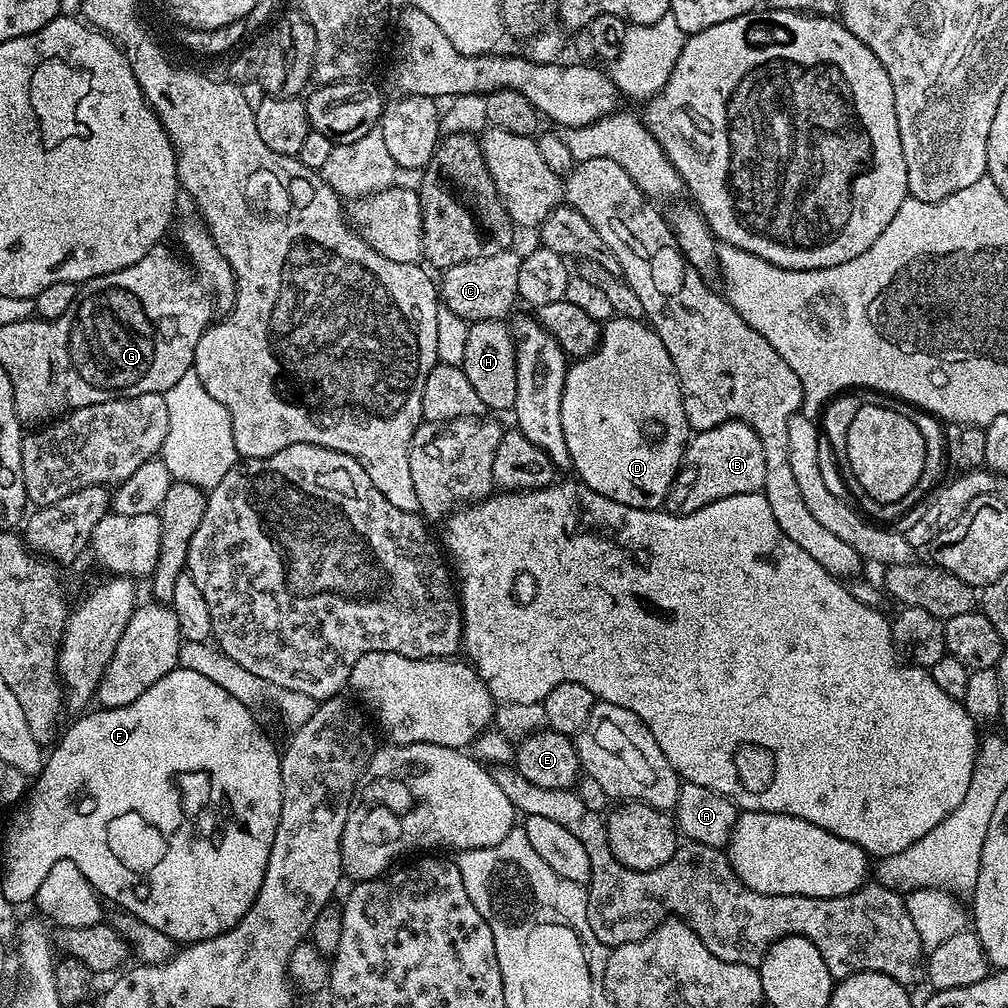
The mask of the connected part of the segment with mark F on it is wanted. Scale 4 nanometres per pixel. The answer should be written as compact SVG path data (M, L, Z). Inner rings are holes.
M175 667L129 705L121 708L101 707L98 711L81 715L65 732L63 729L51 749L53 752L47 753L40 775L35 777L34 783L39 786L42 798L48 802L44 812L48 828L56 828L56 836L64 836L64 852L72 852L68 860L82 870L97 893L105 901L113 900L127 915L135 916L155 930L160 930L175 942L209 940L230 931L247 914L254 898L260 893L272 849L271 840L280 821L281 753L274 745L268 744L269 733L260 727L260 723L252 717L250 710L246 710L246 706L242 706L242 702L238 702L238 698L229 696L222 686L210 682L210 678L202 678L202 674L189 668Z

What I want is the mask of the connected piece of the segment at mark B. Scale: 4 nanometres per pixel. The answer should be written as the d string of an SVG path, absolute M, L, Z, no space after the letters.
M728 420L705 432L696 432L689 439L684 456L680 459L680 467L676 470L676 477L668 487L662 508L672 516L689 516L722 498L760 492L765 482L766 454L762 454L762 442L758 438L758 434L754 434L752 427L742 423L741 420Z

